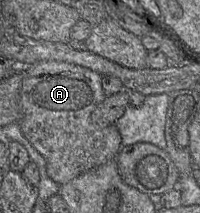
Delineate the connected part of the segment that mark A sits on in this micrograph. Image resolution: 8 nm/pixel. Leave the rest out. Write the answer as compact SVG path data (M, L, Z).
M41 61L23 67L22 117L18 124L44 157L47 175L60 186L114 159L124 147L115 124L98 128L91 121L92 112L107 97L101 83L101 74L68 62Z

